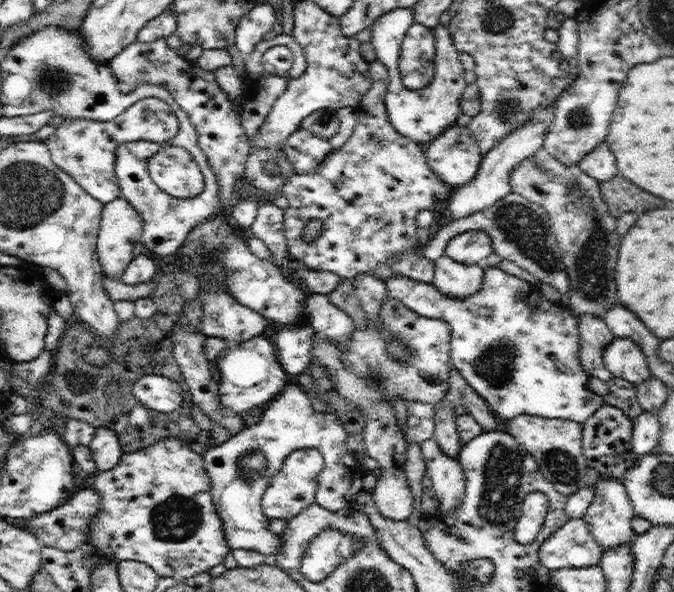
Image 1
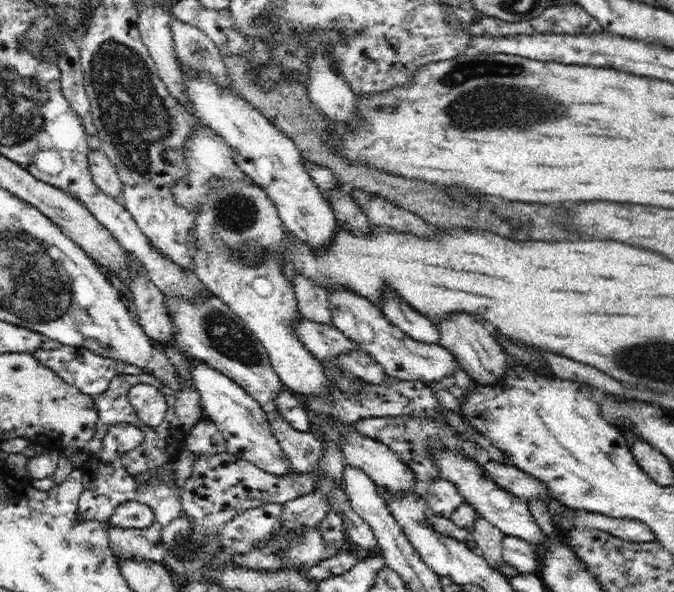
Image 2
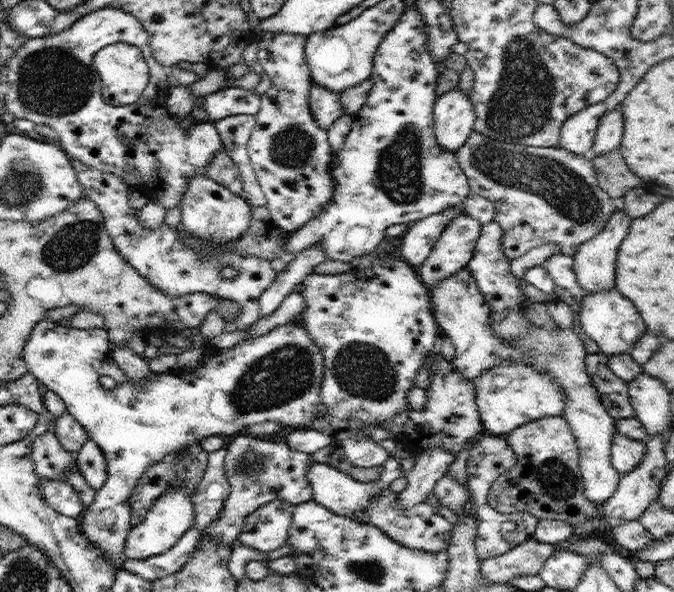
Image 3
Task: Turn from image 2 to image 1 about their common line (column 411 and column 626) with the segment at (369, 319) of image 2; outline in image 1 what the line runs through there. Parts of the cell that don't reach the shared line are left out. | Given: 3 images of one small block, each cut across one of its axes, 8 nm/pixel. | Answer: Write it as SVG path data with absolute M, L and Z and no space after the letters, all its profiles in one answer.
M615 336L604 349L603 362L614 377L635 385L651 375L644 351L630 337Z

